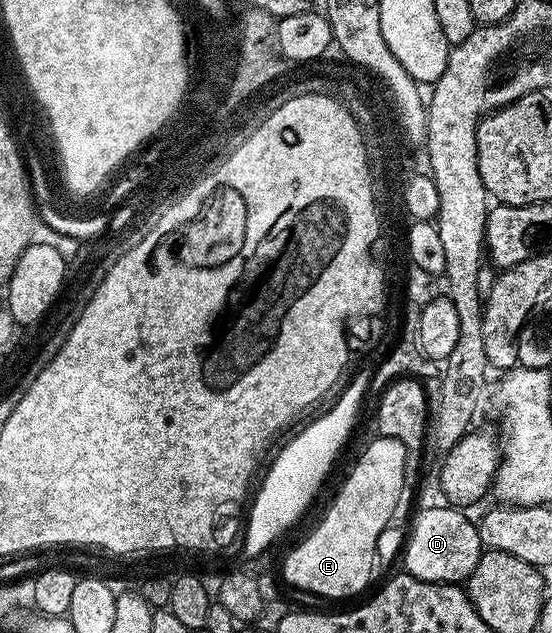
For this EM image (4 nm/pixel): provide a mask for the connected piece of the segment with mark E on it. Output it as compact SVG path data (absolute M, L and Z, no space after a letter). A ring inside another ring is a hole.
M374 437L363 449L318 528L287 557L282 575L292 586L326 599L346 599L360 594L369 585L378 542L398 503L403 502L405 456L400 441L385 437Z

